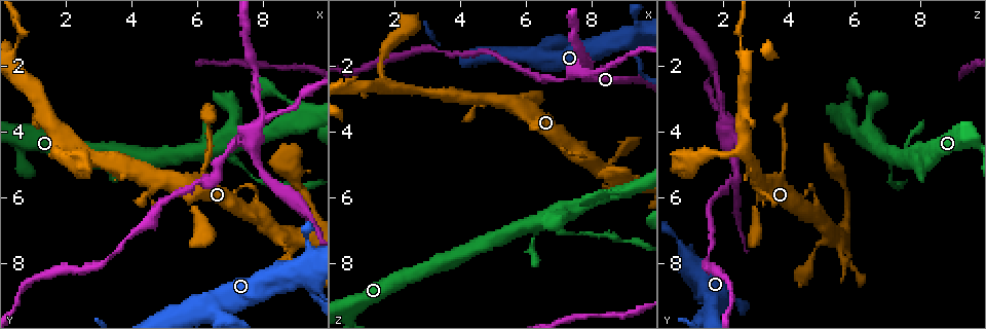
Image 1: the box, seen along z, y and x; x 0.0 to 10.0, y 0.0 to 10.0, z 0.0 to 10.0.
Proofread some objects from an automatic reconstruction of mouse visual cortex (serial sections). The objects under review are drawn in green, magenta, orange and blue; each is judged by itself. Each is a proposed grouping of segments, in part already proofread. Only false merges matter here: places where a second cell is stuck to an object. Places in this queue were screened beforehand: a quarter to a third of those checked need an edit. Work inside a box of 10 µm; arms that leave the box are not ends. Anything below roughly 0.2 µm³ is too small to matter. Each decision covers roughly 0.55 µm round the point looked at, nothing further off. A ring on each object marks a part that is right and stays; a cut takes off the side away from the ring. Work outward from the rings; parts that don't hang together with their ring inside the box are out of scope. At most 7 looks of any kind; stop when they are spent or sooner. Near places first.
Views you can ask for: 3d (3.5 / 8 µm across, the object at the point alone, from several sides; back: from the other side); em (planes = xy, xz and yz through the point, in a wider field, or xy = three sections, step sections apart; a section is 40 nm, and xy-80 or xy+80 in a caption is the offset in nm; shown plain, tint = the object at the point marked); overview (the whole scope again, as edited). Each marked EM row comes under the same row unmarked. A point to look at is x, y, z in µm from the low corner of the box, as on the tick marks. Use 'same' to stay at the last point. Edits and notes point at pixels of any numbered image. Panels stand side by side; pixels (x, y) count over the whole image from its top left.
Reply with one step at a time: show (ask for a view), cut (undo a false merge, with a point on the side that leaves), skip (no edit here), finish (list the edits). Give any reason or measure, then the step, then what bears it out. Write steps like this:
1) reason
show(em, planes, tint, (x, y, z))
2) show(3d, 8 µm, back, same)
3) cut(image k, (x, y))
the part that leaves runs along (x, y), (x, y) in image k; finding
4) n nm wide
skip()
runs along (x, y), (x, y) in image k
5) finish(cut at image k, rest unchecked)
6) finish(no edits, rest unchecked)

show(3d, 3.5 µm, back, (8.00, 3.75, 2.05))

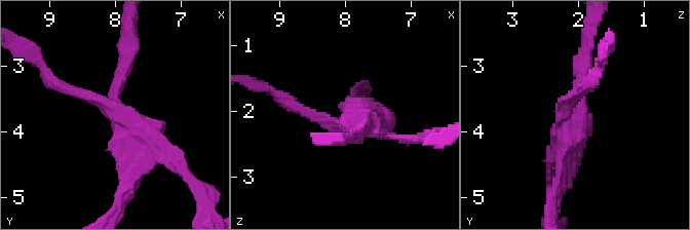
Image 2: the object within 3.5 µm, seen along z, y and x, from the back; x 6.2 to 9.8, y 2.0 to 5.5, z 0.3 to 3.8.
show(em, xy, step 2, tint, (7.95, 3.70, 2.00))

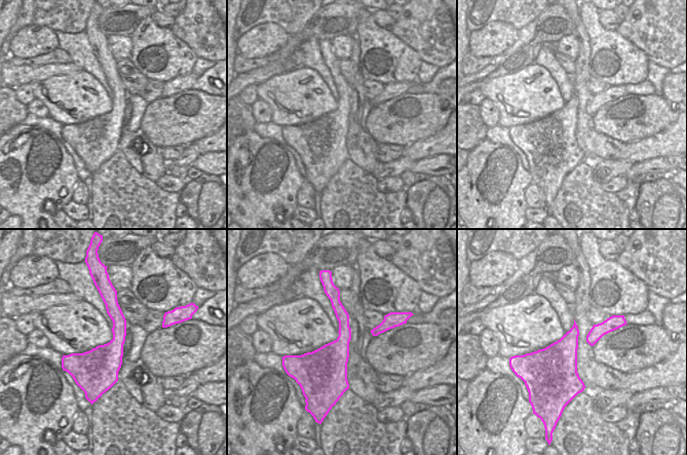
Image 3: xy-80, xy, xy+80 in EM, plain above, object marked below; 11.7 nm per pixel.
3 arms
cut(image 2, (77, 92))
the part that leaves runs along (159, 150), (203, 194), (203, 214) in image 2; two cells meet here

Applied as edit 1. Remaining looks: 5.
see it whole again
show(overview)

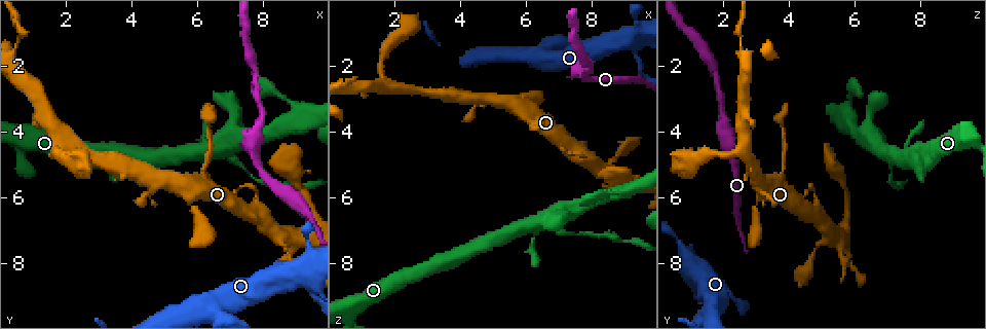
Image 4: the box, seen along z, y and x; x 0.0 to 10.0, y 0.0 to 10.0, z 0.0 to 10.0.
sudden change in width
show(3d, 3.5 µm, (7.25, 4.90, 7.10))

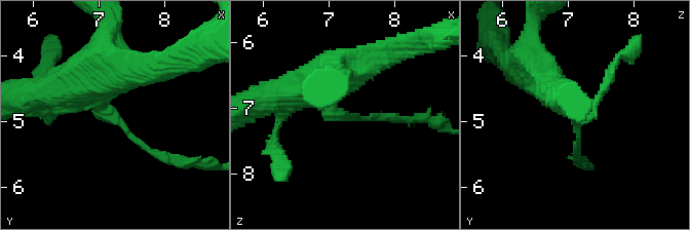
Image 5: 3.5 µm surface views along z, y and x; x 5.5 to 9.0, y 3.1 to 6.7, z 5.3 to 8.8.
arms of 100, 500 nm
show(em, xy, step 2, tint, (7.25, 5.00, 7.15))

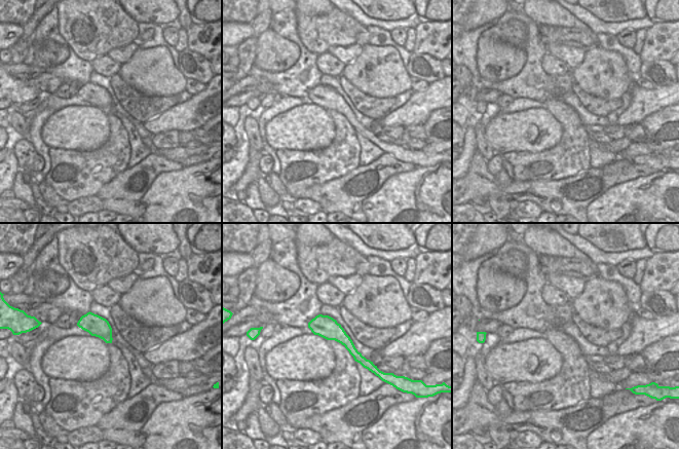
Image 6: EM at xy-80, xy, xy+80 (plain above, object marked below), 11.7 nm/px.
cut it another way
show(em, xy, step 1, tint, same)

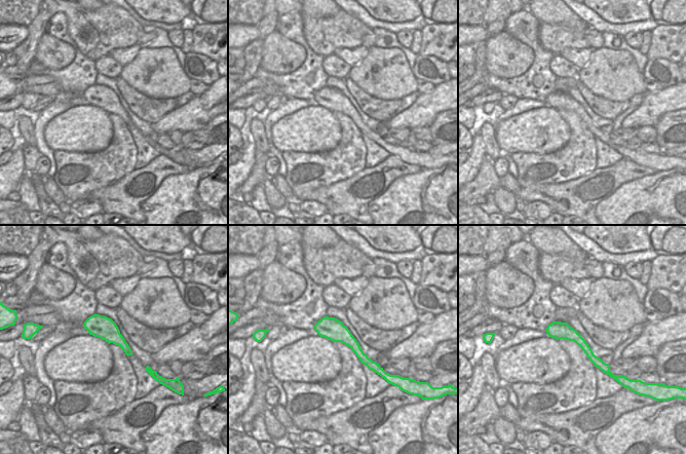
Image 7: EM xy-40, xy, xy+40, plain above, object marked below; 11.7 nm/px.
skip()
runs along (84, 81), (145, 148), (173, 160) in image 5; one cell here

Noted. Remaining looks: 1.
finish(cut at image 2, rest unchecked)

